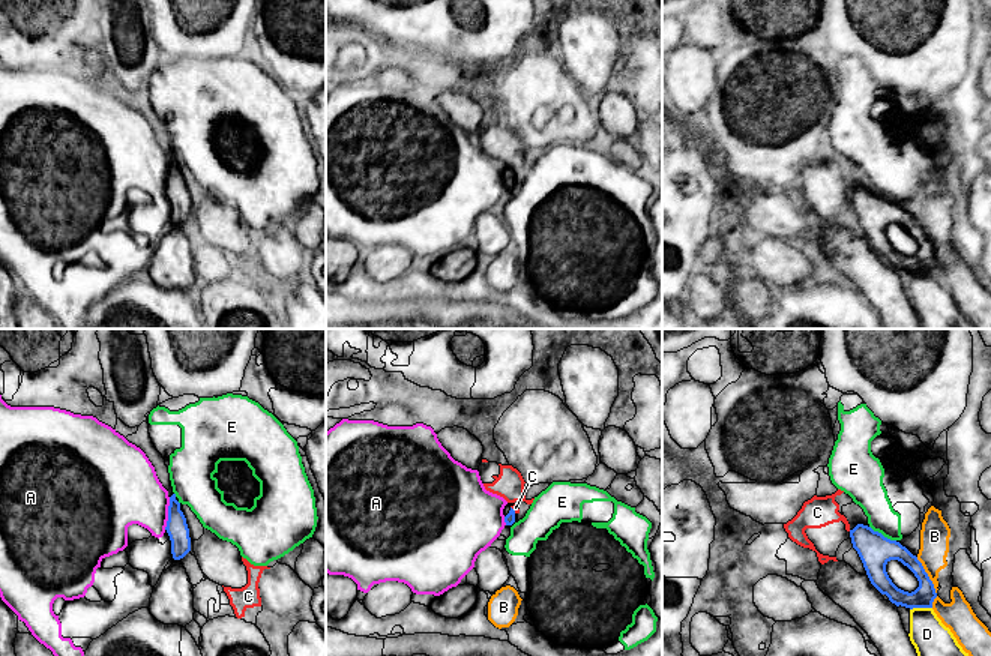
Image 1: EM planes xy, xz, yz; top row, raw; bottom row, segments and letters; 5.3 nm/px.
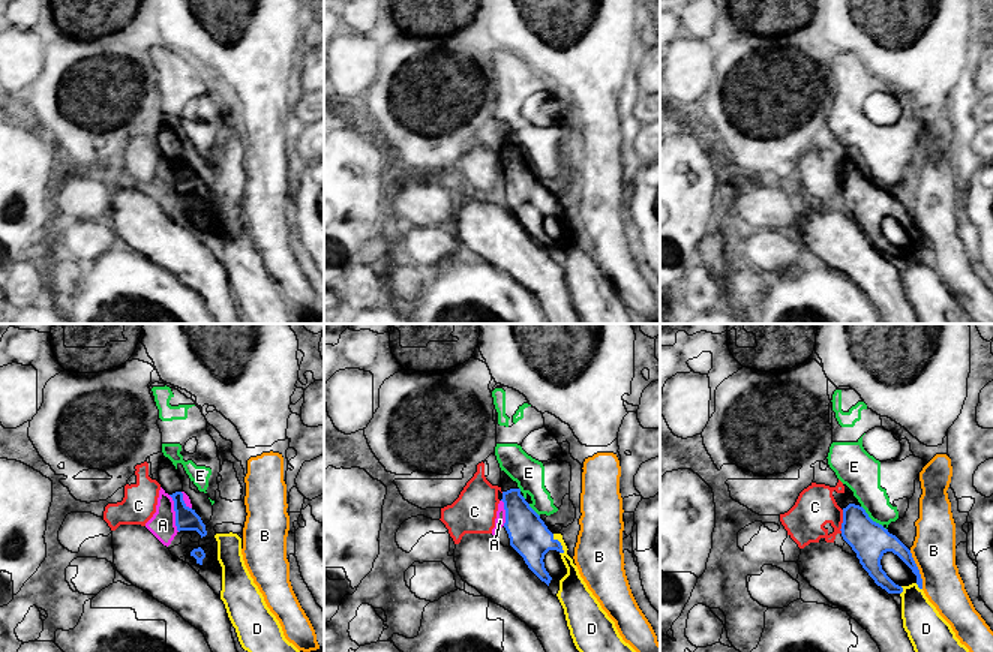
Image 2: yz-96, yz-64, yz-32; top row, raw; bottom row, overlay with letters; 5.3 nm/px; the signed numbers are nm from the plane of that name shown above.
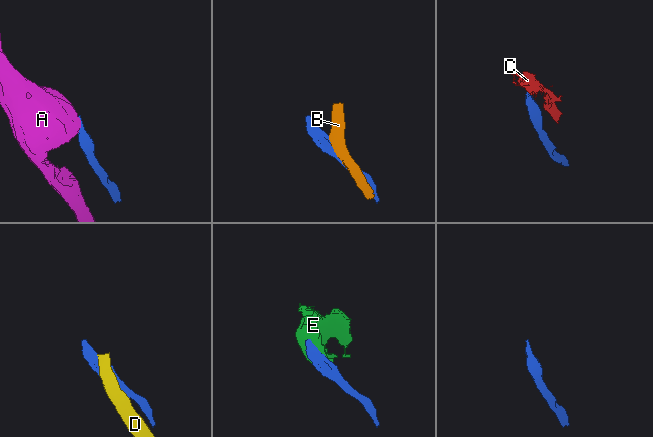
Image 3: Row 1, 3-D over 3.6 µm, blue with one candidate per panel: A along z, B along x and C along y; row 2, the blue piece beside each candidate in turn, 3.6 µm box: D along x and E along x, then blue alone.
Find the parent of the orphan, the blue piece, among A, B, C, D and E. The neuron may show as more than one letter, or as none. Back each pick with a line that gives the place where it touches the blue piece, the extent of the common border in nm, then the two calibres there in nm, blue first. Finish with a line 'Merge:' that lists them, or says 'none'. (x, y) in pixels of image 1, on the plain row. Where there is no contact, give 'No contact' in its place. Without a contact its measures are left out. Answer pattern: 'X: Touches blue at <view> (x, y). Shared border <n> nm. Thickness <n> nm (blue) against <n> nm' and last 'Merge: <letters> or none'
Merge: none

